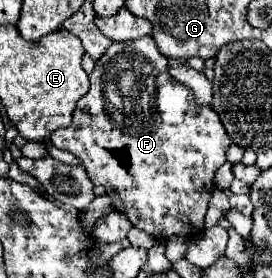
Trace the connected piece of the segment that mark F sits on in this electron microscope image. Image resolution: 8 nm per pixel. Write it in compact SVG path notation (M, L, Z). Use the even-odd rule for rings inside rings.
M150 36L106 50L90 74L88 94L76 104L72 124L56 130L50 142L74 154L88 178L106 188L114 208L126 214L134 228L144 230L156 240L168 240L170 236L194 238L202 234L204 214L214 190L214 174L226 162L226 150L232 144L218 114L210 106L196 106L192 90L170 78L168 60Z

